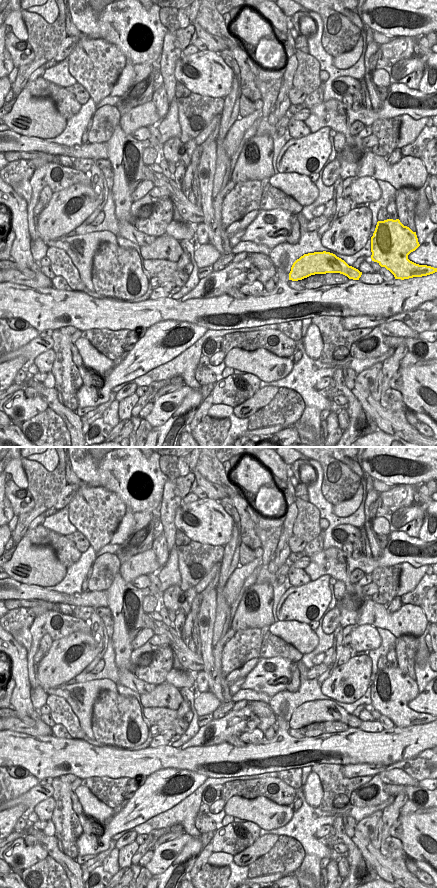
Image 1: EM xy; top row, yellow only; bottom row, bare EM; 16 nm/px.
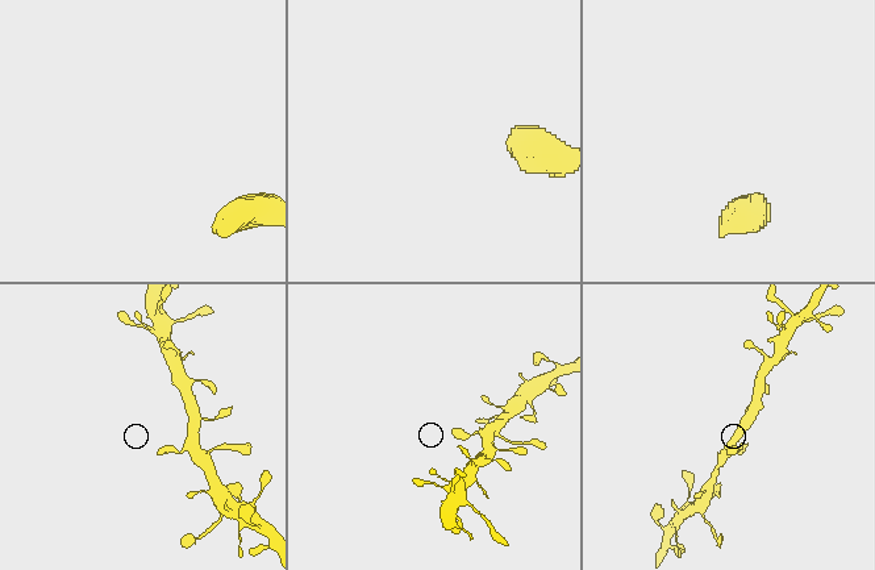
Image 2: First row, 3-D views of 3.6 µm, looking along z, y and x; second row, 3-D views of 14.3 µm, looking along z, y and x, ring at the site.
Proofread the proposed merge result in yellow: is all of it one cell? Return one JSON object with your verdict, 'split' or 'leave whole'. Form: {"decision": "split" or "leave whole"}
{"decision": "leave whole"}

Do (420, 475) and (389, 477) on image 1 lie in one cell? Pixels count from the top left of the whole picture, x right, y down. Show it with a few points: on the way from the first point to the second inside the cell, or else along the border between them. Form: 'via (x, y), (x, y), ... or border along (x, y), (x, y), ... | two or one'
via (412, 476), (397, 477) | one

